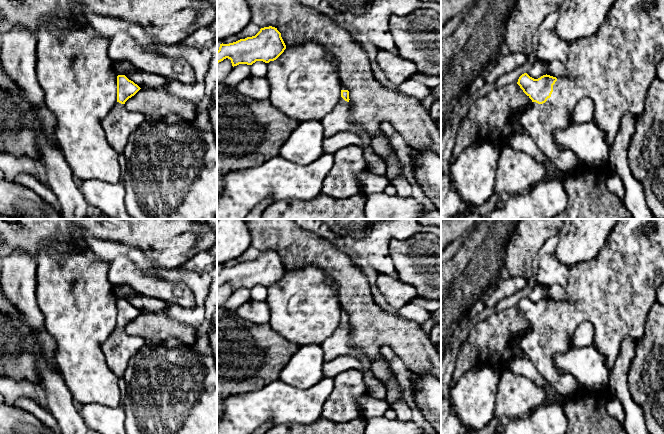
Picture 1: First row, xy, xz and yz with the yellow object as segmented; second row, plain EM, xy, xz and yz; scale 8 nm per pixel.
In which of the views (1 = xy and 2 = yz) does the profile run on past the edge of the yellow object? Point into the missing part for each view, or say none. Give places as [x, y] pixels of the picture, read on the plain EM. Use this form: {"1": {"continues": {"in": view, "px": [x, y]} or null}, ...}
{"1": {"continues": {"in": "xy", "px": [120, 346]}}, "2": {"continues": {"in": "yz", "px": [614, 291]}}}

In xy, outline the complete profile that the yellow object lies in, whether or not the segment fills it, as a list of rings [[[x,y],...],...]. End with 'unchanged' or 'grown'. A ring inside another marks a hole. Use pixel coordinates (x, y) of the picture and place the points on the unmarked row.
[[[125,299],[117,300],[117,326],[104,342],[102,349],[109,368],[118,378],[124,377],[130,357],[135,355],[146,342],[144,338],[130,336],[125,332],[125,326],[140,313]]] | grown

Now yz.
[[[619,219],[608,235],[604,247],[593,259],[567,266],[550,254],[543,256],[538,266],[537,283],[546,288],[560,284],[570,299],[556,302],[546,298],[534,303],[527,297],[522,298],[517,308],[533,327],[520,340],[519,345],[538,372],[564,399],[568,399],[577,391],[578,384],[572,374],[558,372],[554,357],[567,352],[573,346],[570,340],[582,322],[588,321],[594,326],[592,345],[604,355],[609,371],[614,367],[623,338],[629,336],[638,340],[646,331],[647,315],[656,302],[657,290],[664,283],[664,219]]] | grown

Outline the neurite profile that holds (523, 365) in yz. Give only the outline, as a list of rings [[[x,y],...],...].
[[[527,356],[512,359],[509,362],[508,367],[513,373],[524,375],[534,381],[540,387],[543,387],[547,392],[547,405],[549,405],[551,397],[555,394],[555,389],[538,372],[535,365]]]

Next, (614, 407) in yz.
[[[612,395],[611,398],[606,403],[606,409],[608,413],[614,417],[621,424],[625,421],[625,412],[623,410],[623,406],[619,399]]]

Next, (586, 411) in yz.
[[[578,388],[563,405],[568,419],[565,434],[623,434],[623,425],[606,409],[612,395],[610,391],[591,392]]]

